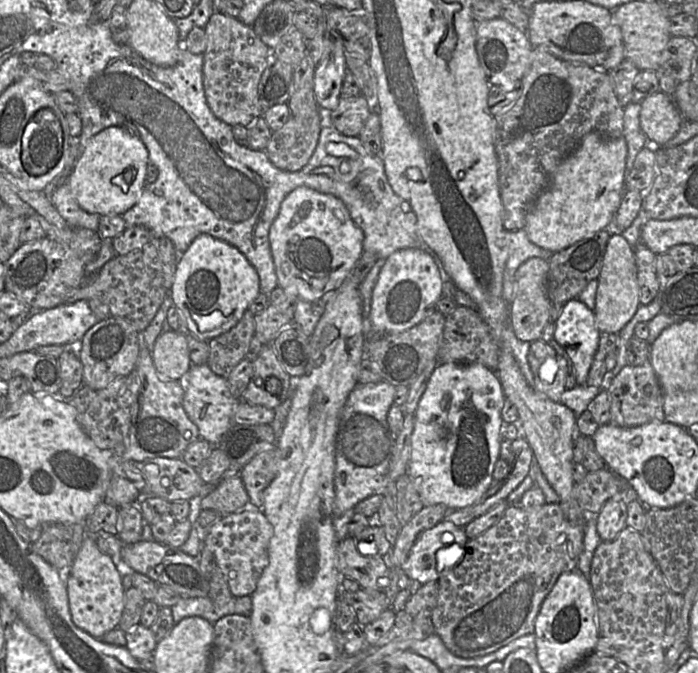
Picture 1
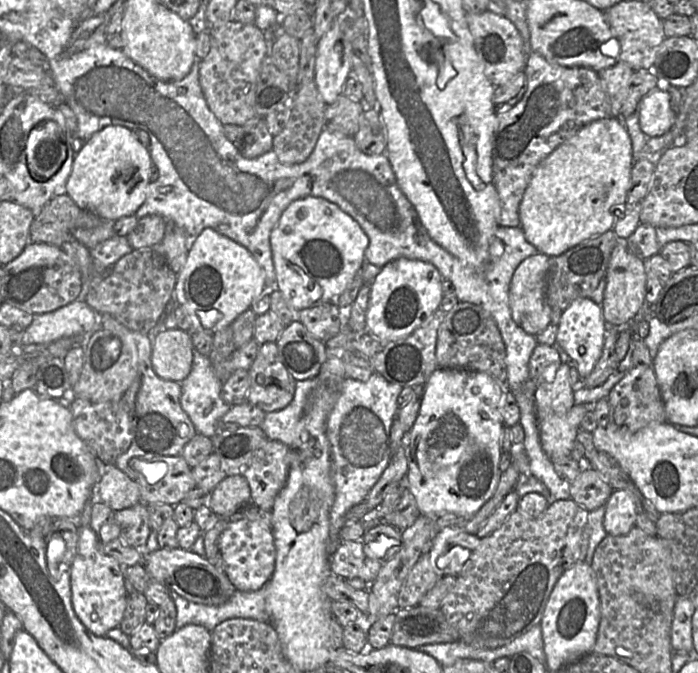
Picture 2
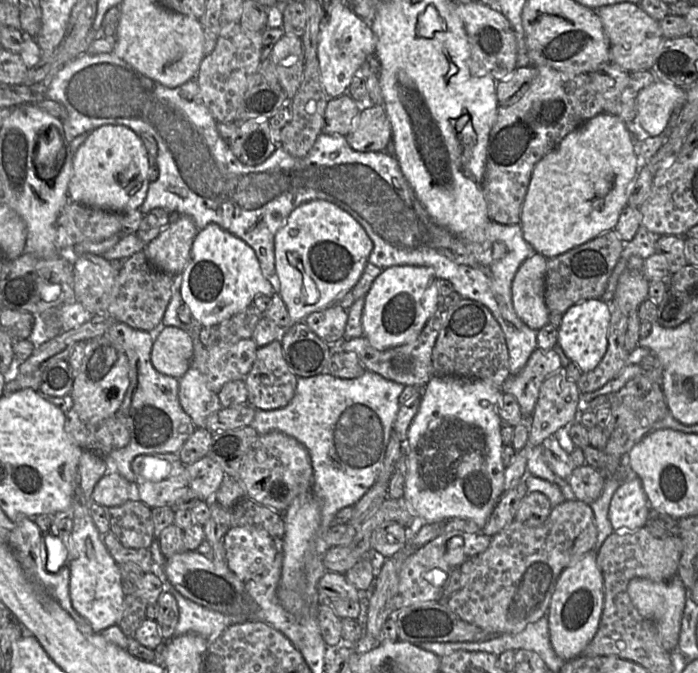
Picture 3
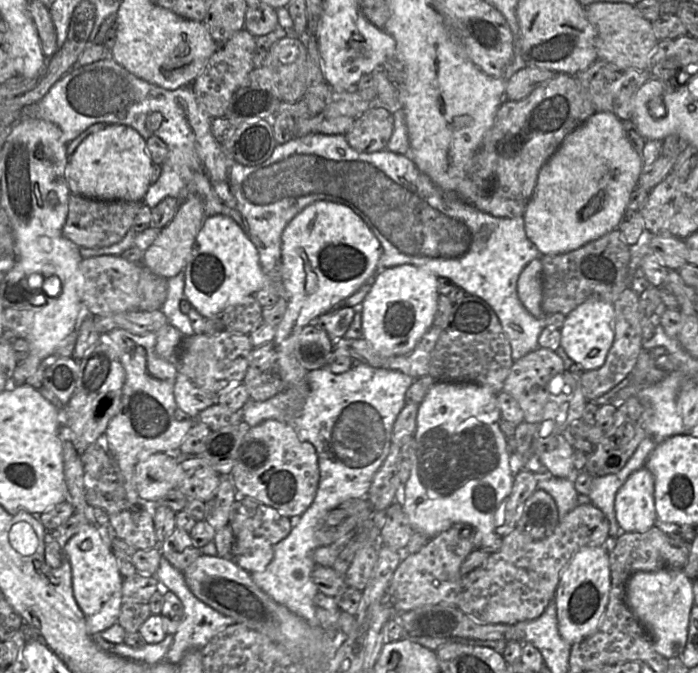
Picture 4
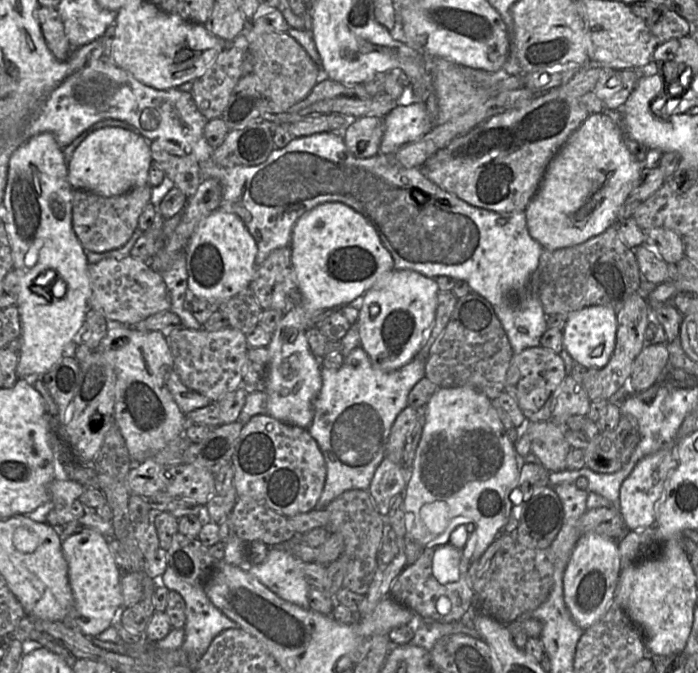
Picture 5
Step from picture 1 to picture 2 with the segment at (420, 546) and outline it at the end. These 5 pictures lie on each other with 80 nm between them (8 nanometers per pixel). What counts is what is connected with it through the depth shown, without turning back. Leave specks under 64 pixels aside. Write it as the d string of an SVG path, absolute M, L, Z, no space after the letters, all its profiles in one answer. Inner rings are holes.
M447 526L436 532L431 540L429 549L430 563L434 572L440 577L444 577L441 569L437 567L437 558L454 546L461 546L471 552L480 544L481 539L476 534L467 533L460 527Z

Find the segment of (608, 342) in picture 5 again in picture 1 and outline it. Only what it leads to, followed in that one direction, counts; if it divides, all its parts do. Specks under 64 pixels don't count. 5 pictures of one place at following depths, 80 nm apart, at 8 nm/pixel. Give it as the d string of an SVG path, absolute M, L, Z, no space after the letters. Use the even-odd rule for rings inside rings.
M576 298L564 305L555 325L553 338L565 349L577 385L585 385L600 340L595 314Z

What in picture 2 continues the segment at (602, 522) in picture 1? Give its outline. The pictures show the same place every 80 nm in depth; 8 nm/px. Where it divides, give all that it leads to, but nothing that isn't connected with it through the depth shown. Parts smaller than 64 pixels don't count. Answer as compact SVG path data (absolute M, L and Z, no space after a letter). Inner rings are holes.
M614 489L605 506L603 526L608 535L625 535L636 527L638 510L630 491Z

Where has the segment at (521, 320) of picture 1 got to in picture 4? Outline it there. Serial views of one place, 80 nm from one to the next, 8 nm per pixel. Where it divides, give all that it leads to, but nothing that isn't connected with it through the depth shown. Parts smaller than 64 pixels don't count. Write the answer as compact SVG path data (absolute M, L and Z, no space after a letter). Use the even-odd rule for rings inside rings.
M535 258L521 271L517 281L517 294L523 306L538 319L544 319L542 309L542 261Z

